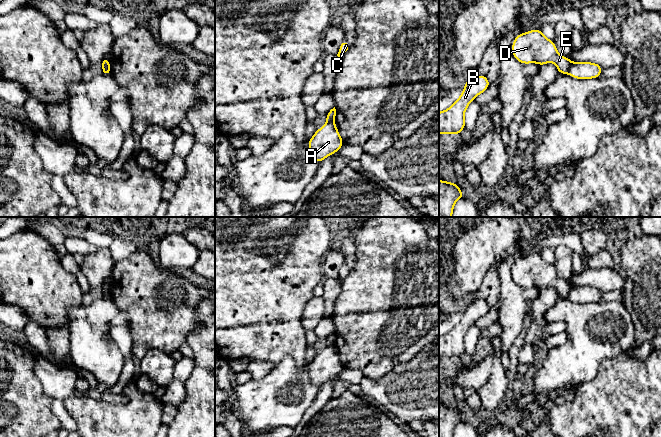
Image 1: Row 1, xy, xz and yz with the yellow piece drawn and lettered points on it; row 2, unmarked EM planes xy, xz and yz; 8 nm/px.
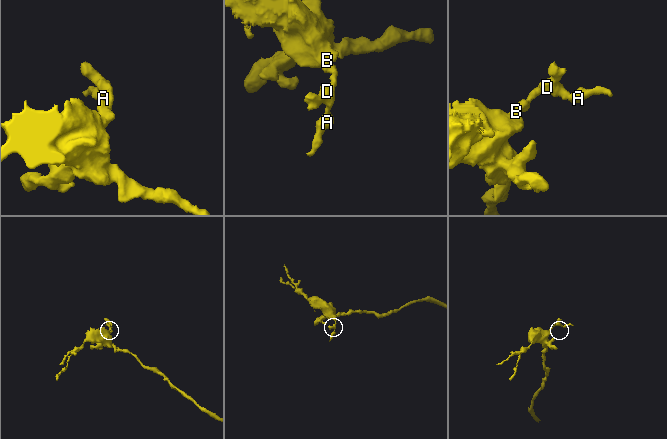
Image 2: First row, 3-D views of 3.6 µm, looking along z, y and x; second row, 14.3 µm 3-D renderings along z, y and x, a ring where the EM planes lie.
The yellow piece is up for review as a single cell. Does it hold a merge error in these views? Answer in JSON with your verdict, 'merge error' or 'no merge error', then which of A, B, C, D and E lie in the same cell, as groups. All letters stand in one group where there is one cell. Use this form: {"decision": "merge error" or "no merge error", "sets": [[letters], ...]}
{"decision": "merge error", "sets": [["A"], ["B", "C", "D", "E"]]}

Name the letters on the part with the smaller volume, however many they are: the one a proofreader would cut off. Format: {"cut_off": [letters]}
{"cut_off": ["A"]}

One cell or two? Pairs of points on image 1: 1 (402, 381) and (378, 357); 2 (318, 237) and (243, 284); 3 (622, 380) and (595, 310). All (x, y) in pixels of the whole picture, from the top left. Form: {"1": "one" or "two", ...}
{"1": "two", "2": "one", "3": "two"}

